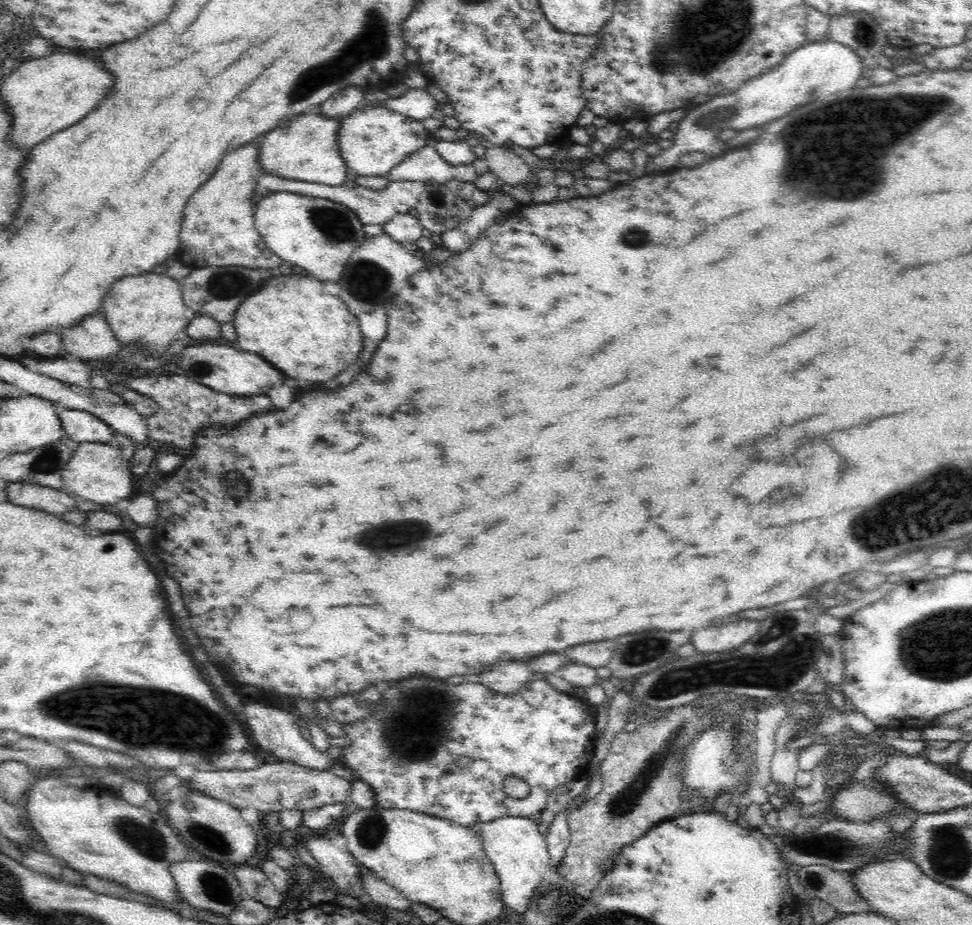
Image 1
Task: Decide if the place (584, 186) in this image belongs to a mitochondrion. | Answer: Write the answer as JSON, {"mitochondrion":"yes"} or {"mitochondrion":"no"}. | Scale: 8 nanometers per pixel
{"mitochondrion":"yes"}

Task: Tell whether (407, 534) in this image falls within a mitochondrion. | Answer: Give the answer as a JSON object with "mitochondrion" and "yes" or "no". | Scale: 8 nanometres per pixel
{"mitochondrion":"yes"}

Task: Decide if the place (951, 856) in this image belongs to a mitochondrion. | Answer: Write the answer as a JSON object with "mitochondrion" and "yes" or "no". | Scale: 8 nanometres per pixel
{"mitochondrion":"yes"}

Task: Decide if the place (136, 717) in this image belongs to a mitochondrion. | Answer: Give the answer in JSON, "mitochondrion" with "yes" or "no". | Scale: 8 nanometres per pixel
{"mitochondrion":"yes"}

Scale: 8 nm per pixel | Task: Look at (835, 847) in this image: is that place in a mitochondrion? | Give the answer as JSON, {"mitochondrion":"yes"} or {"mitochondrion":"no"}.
{"mitochondrion":"yes"}

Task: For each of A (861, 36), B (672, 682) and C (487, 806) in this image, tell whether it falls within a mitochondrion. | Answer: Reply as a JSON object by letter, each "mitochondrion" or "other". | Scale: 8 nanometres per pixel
{"A":"mitochondrion","B":"mitochondrion","C":"other"}

